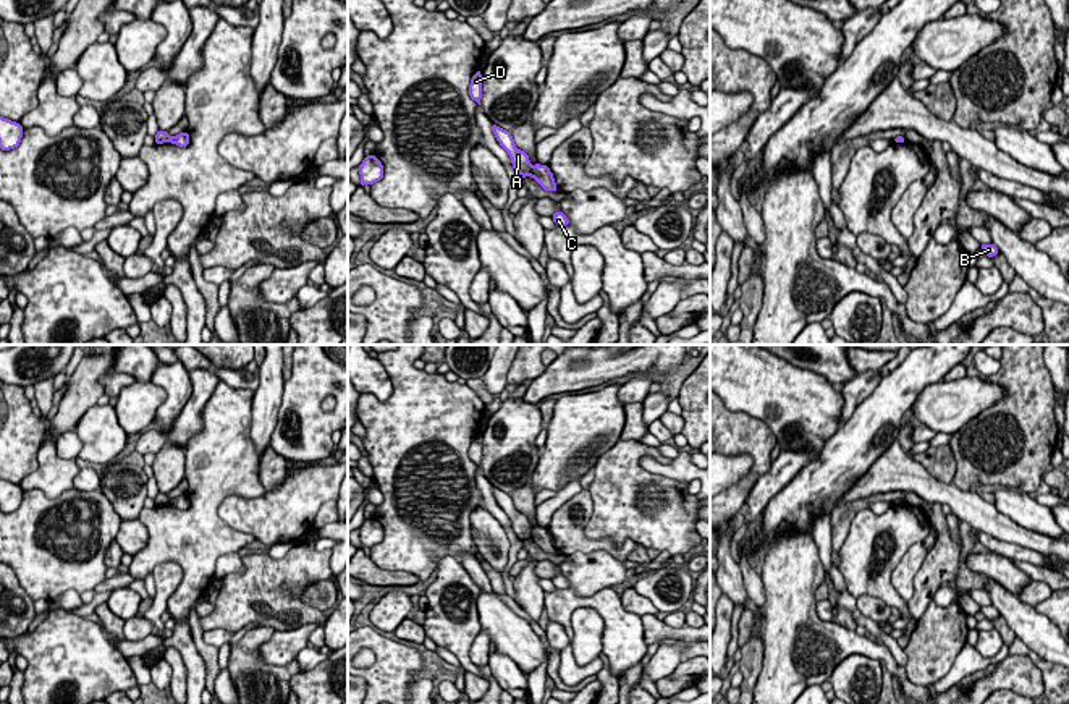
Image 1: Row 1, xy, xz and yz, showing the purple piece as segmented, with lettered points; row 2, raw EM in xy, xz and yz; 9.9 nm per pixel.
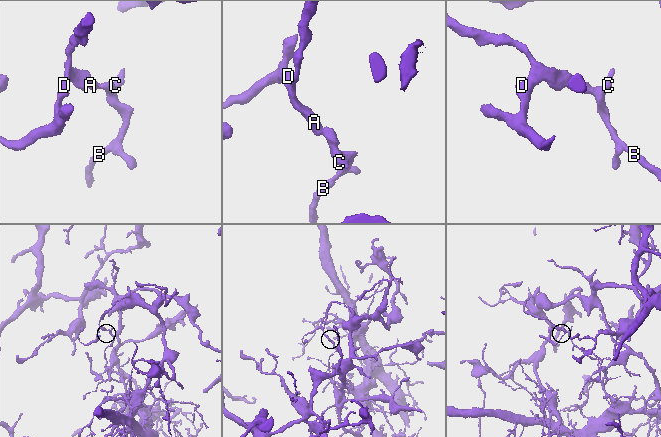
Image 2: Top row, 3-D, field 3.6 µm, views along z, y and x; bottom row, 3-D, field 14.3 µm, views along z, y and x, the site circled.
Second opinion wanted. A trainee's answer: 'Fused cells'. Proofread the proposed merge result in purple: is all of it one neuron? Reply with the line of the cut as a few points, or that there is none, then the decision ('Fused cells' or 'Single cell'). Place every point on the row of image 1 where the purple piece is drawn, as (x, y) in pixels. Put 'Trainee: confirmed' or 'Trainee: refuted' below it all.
Split along xz (531, 167), (532, 175). Fused cells
Trainee: confirmed

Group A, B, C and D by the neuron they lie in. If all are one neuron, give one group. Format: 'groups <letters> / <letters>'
groups A D / B C

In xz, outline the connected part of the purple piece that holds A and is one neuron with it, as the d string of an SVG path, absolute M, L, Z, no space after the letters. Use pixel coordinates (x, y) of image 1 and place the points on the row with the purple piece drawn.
M492 125L492 131L496 141L500 142L500 146L508 152L516 173L521 178L532 176L532 165L529 155L524 151L516 147L511 133L496 125Z

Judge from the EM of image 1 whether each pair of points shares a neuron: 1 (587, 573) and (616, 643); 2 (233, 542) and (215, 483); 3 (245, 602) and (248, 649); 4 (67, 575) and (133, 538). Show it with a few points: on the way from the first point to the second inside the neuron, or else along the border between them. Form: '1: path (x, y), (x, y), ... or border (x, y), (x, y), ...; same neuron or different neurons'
1: border (610, 586), (586, 596), (578, 596), (570, 588); different neurons
2: path (219, 528), (211, 520), (211, 497); same neuron
3: border (259, 625), (277, 630); different neurons
4: border (122, 521), (114, 539); different neurons

